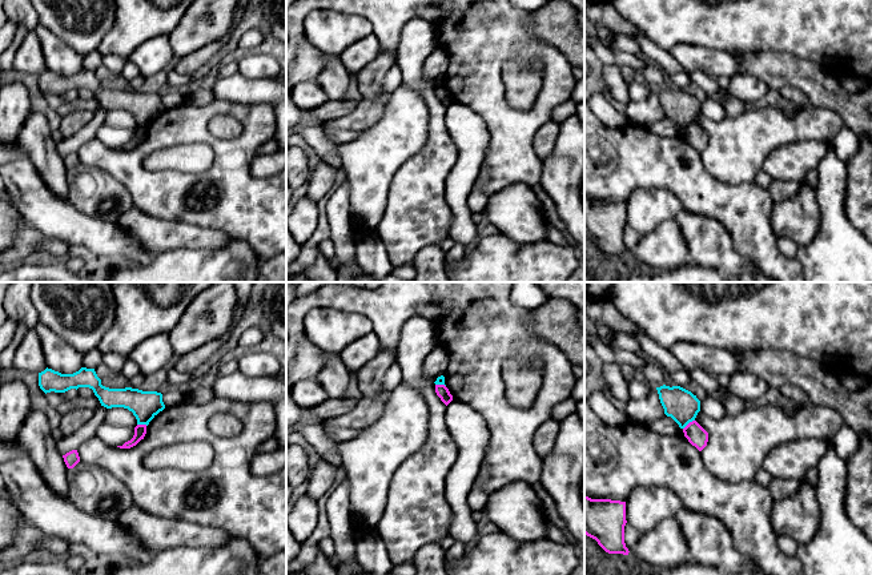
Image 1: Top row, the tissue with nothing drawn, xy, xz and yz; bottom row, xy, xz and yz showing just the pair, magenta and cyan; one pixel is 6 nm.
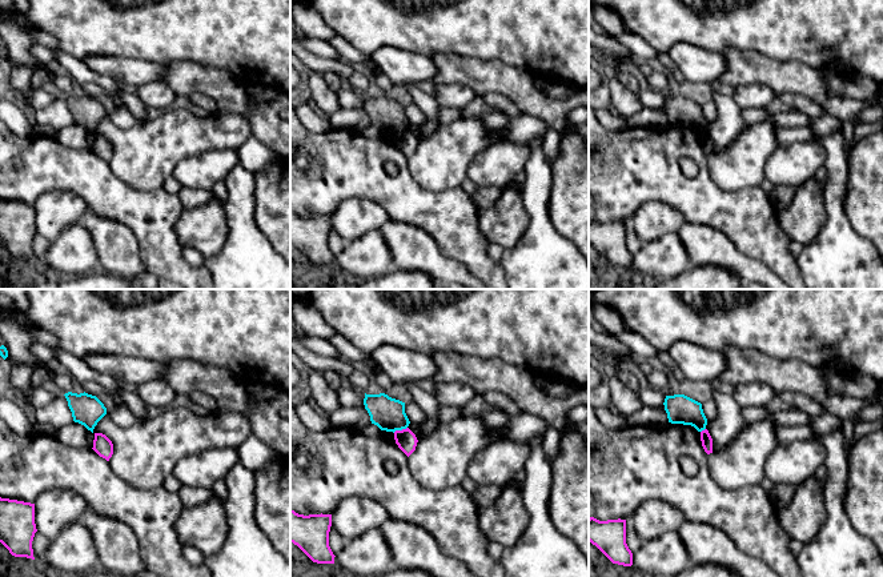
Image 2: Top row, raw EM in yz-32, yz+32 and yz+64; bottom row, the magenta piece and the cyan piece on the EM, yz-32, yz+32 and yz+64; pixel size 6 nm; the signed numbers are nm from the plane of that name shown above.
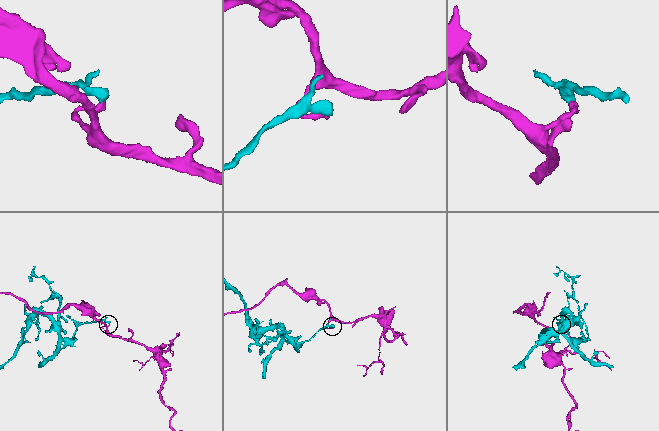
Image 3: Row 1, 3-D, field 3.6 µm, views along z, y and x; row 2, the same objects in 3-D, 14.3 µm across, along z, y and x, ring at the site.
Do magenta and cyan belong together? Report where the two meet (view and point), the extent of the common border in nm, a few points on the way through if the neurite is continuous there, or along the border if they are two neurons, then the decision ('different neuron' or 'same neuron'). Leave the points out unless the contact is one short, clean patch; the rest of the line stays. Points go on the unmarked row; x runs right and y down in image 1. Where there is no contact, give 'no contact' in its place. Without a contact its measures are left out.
meets magenta in yz at (688, 125); contact 90 nm long; border along yz (694, 121), (683, 131); different neuron

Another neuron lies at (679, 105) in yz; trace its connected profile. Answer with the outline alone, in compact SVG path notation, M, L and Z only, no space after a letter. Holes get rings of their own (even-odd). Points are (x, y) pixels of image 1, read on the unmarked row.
M680 88L656 89L664 116L671 118L680 130L695 122L700 113L700 102L691 93Z

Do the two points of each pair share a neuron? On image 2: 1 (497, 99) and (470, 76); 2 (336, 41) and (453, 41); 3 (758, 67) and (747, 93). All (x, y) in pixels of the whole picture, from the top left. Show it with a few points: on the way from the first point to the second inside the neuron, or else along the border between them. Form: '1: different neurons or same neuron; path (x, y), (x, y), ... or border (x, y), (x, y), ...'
1: different neurons; border (484, 95), (500, 92), (518, 107)
2: different neurons; border (337, 33), (370, 56)
3: different neurons; border (735, 87), (767, 84), (777, 95)

